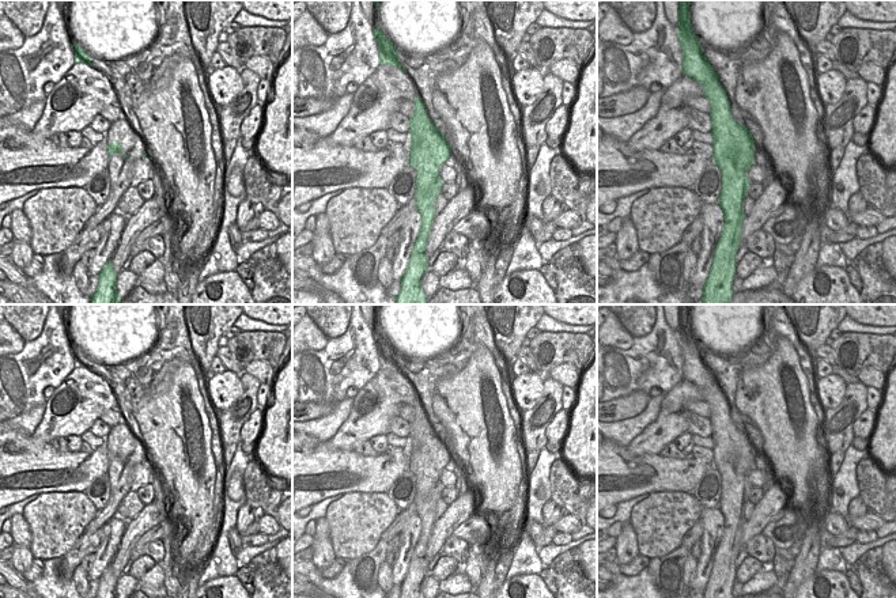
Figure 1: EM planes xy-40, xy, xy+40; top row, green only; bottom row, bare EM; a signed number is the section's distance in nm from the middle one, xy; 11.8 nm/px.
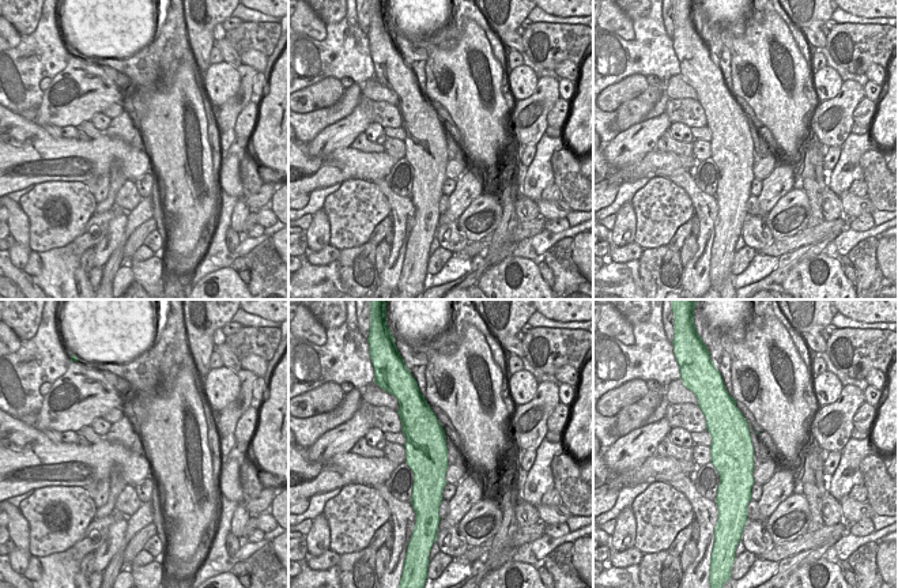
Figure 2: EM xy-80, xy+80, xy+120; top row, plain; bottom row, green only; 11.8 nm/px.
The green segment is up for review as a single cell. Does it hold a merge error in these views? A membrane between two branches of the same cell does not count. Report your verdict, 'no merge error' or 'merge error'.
merge error

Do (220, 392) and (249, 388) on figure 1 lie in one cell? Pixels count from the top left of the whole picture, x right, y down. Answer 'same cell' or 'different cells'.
different cells

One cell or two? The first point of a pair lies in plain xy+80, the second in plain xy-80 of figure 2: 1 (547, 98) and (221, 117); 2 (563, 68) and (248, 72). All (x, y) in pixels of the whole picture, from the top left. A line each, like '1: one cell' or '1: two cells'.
1: one cell
2: two cells

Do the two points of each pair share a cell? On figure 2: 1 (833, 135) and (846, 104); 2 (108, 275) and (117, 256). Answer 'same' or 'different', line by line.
1: same
2: same

